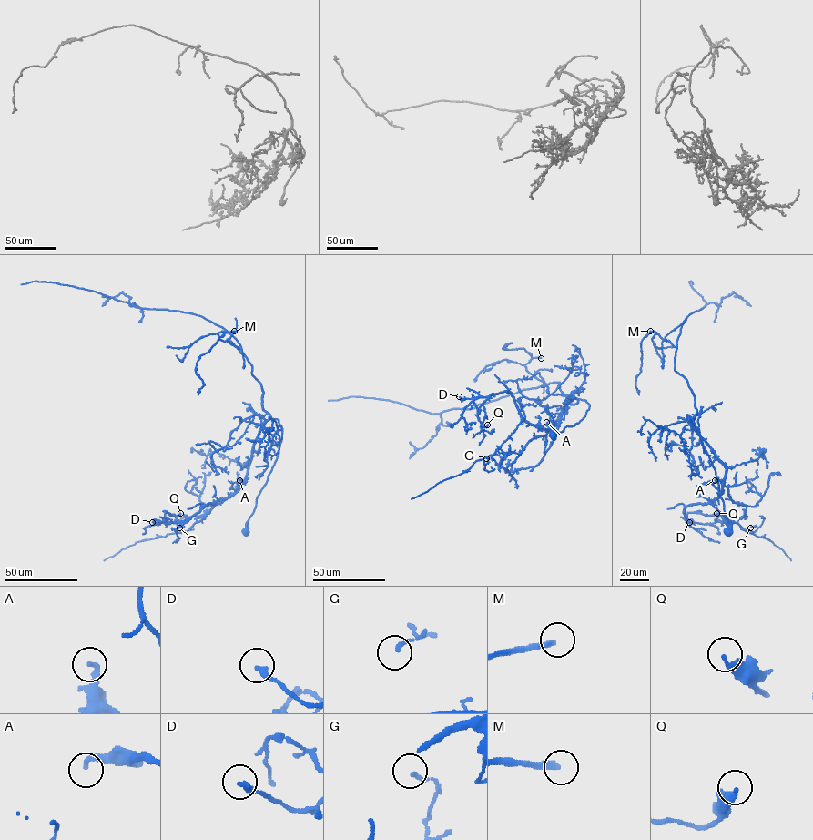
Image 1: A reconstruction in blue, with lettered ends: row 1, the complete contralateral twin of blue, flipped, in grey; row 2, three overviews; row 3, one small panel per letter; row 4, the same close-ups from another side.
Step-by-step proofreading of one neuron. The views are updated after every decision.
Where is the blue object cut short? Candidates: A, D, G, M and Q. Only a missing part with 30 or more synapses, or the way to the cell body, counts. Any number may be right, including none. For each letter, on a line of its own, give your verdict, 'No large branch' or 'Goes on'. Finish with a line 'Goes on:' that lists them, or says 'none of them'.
A: No large branch
D: No large branch
G: No large branch
M: Goes on
Q: No large branch
Goes on: M

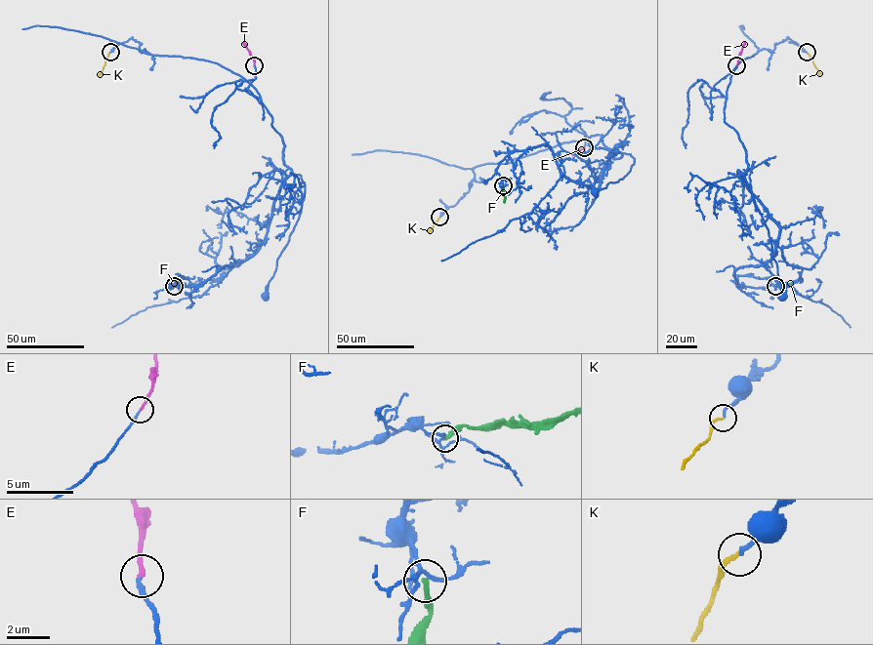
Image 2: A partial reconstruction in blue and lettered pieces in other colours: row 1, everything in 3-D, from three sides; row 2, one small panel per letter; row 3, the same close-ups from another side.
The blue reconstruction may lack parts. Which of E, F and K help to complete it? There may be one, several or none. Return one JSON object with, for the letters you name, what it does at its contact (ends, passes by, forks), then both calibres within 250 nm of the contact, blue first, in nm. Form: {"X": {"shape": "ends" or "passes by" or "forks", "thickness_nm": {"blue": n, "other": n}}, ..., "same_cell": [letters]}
{"E": {"shape": "ends", "thickness_nm": {"blue": 190, "other": 220}}, "K": {"shape": "ends", "thickness_nm": {"blue": 200, "other": 180}}, "same_cell": ["E", "K"]}

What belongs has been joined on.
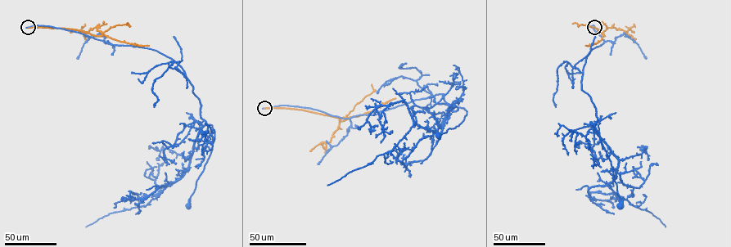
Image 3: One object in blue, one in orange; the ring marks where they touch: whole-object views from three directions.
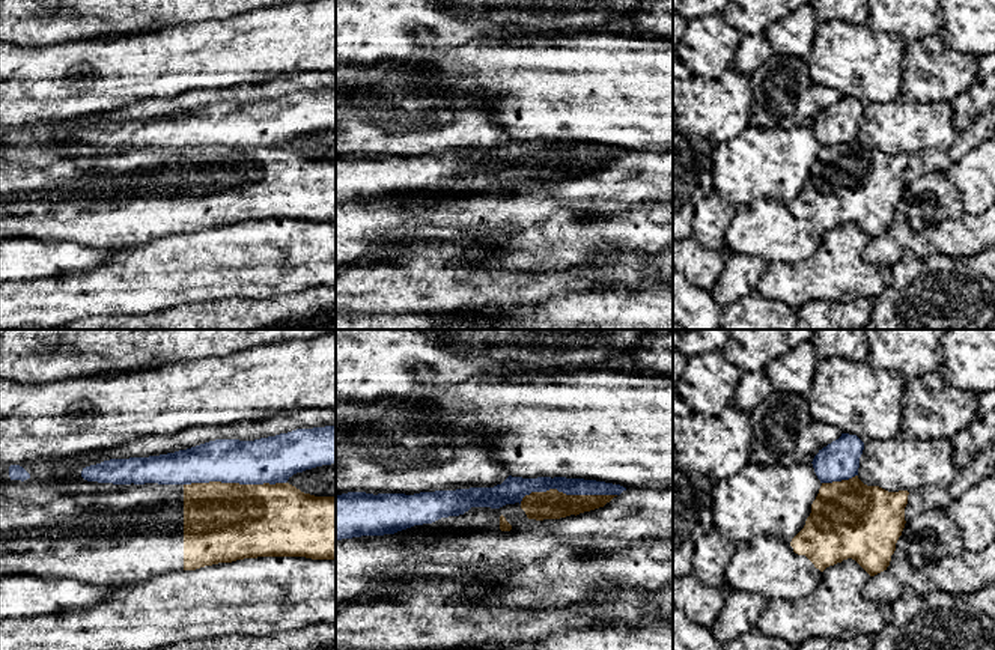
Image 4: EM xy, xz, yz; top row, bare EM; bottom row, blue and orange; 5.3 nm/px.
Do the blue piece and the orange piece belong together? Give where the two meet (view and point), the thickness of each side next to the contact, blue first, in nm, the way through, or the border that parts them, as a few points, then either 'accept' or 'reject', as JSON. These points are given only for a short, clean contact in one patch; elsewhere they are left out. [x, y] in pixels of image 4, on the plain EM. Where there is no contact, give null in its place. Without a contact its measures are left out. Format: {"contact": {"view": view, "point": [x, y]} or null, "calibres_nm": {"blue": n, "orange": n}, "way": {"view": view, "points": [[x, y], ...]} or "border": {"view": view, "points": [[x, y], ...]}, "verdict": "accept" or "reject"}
{"contact": {"view": "xy", "point": [234, 145]}, "calibres_nm": {"blue": 240, "orange": 420}, "border": {"view": "xy", "points": [[285, 145], [191, 145], [184, 148]]}, "verdict": "reject"}

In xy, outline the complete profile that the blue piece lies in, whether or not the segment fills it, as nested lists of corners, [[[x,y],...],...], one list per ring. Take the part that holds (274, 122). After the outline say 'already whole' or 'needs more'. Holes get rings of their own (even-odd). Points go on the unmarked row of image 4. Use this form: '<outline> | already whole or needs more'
[[[325,89],[297,92],[254,104],[215,102],[160,119],[110,122],[83,131],[81,140],[87,144],[113,147],[191,147],[209,144],[275,147],[286,146],[297,135],[331,126],[336,126],[336,89]]] | already whole

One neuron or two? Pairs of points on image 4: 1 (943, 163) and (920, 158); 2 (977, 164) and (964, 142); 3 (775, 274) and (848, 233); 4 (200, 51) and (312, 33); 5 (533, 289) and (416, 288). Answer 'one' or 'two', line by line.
1: one
2: two
3: one
4: one
5: one

